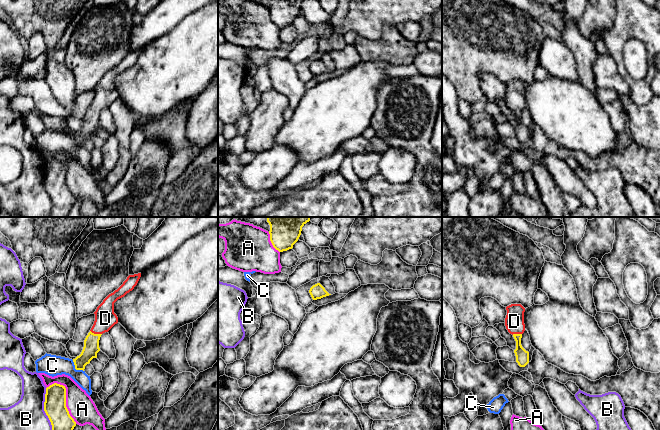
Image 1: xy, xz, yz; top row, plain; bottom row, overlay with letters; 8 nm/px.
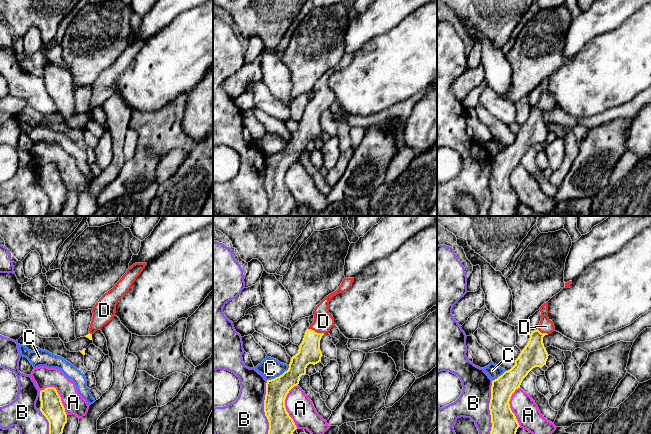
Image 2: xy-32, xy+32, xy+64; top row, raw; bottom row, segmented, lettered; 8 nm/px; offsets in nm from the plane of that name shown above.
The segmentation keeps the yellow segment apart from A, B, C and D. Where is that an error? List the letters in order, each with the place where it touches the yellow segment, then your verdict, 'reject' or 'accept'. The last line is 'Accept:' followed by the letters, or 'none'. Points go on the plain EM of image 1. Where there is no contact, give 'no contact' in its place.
A: xy (65, 173) | reject
B: xy (46, 190) | reject
C: xy (75, 144) | reject
D: xy (96, 110) | accept
Accept: D

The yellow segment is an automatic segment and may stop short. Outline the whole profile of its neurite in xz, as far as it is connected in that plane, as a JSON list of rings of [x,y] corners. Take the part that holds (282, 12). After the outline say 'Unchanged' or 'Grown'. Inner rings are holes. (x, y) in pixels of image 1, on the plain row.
[[[269,0],[270,17],[279,28],[293,24],[298,17],[304,0]]]. Unchanged

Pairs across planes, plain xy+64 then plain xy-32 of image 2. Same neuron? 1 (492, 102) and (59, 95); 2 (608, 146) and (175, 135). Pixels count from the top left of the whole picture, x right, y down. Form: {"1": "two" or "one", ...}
{"1": "two", "2": "two"}

